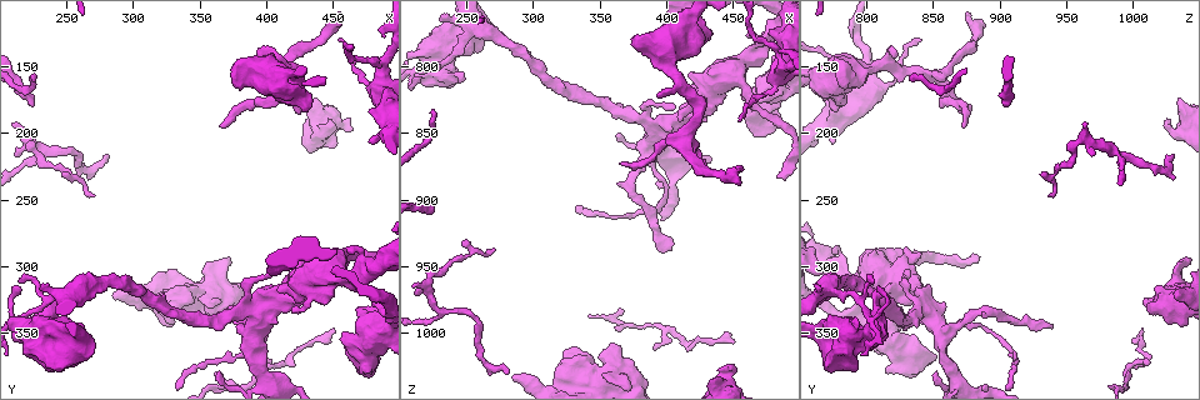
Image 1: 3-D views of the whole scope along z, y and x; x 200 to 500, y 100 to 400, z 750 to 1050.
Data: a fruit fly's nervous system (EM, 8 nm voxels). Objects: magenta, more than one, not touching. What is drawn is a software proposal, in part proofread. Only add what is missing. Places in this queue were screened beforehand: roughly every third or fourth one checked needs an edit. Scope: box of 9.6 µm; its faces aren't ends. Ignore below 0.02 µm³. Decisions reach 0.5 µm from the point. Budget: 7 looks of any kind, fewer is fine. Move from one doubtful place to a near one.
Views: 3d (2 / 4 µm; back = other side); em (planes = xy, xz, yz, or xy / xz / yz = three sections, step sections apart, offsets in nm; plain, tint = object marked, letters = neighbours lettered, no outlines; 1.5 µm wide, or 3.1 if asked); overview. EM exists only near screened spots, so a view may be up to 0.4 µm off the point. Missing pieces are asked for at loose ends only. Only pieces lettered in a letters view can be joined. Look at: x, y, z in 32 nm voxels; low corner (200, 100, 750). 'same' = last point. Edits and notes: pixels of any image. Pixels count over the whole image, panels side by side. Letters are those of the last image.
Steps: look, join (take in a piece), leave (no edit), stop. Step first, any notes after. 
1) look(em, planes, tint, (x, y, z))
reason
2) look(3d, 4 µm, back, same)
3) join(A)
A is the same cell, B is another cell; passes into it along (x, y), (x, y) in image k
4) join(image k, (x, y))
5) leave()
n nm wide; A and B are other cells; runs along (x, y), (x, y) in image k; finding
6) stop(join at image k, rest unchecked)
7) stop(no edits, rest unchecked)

look(em, planes, letters, (460, 286, 776))
an open end

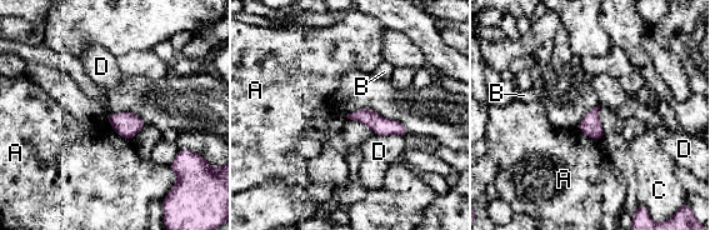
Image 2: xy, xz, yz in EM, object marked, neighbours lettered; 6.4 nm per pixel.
leave()
A, B, C and D are other cells; runs along (353, 116), (366, 116), (404, 131) in image 2; none of them fits

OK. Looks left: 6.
look(em, planes, letters, (400, 346, 940))
end of a long branch

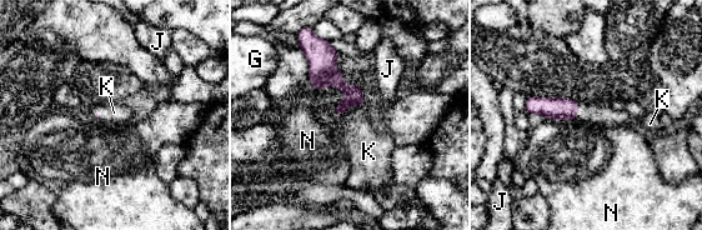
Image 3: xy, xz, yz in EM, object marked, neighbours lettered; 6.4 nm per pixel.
join(K)
K is the same cell, G, J and N are other cells; the neuron continues

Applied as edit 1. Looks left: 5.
look(em, planes, plain, (446, 190, 1024))

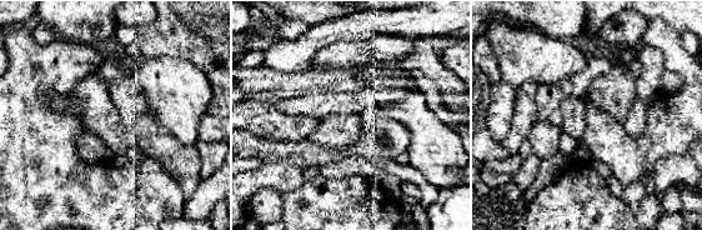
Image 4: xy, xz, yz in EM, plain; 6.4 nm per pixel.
look(em, planes, tint, same)

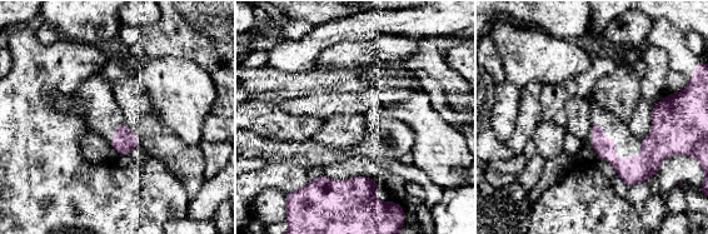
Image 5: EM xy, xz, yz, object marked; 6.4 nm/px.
look(em, planes, letters, same)
see the neighbours

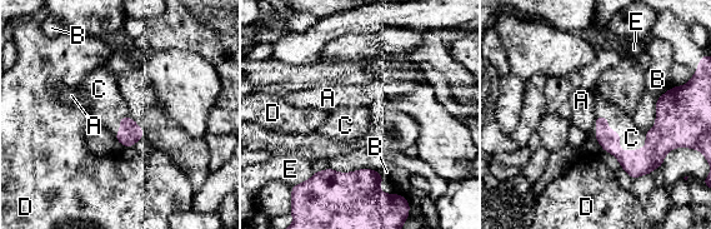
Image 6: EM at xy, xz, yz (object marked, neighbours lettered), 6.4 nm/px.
join(C)
C is the same cell, A, B, D and E are other cells; passes into it along (641, 162), (619, 137), (631, 138) in image 6; it goes on there

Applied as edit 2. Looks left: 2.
stop(join at image 3, join at image 6, rest unchecked)

